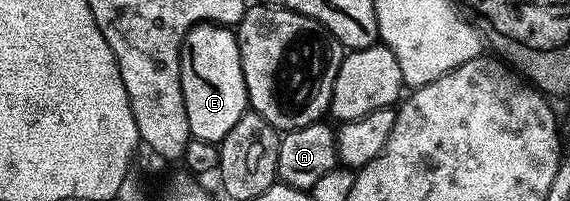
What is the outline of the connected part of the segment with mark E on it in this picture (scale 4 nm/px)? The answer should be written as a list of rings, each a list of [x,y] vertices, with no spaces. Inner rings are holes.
[[[199,22],[188,29],[180,51],[180,81],[194,140],[219,145],[234,128],[234,122],[249,111],[240,47],[231,27],[219,22]]]

